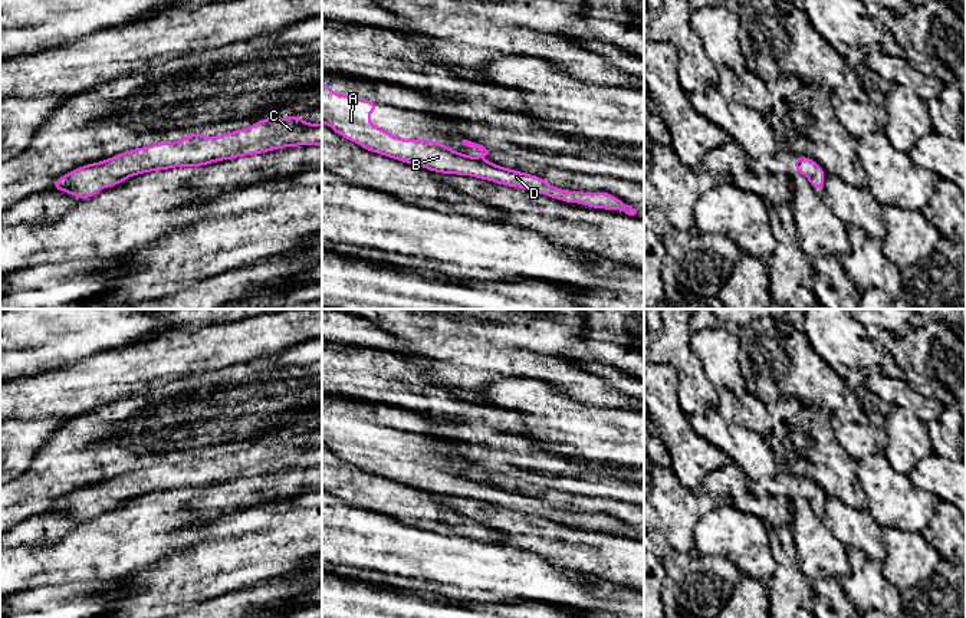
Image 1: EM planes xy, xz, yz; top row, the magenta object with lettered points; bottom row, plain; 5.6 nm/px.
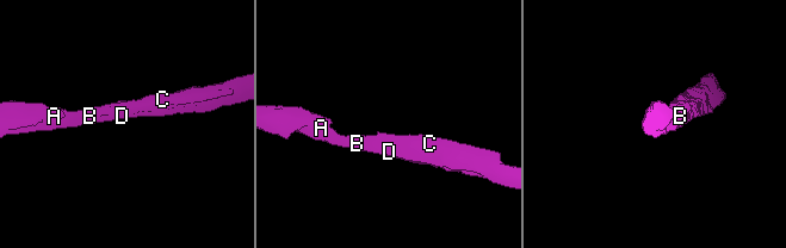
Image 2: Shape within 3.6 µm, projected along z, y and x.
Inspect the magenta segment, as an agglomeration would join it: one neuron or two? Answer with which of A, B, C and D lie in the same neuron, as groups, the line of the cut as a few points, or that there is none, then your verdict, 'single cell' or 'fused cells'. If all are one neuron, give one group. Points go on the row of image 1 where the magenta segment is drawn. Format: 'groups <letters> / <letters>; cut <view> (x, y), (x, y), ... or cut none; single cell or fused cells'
groups A B C D; cut none; single cell

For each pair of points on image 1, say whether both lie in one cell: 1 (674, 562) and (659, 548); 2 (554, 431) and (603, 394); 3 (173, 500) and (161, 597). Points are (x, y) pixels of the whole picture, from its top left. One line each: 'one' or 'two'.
1: one
2: two
3: two

